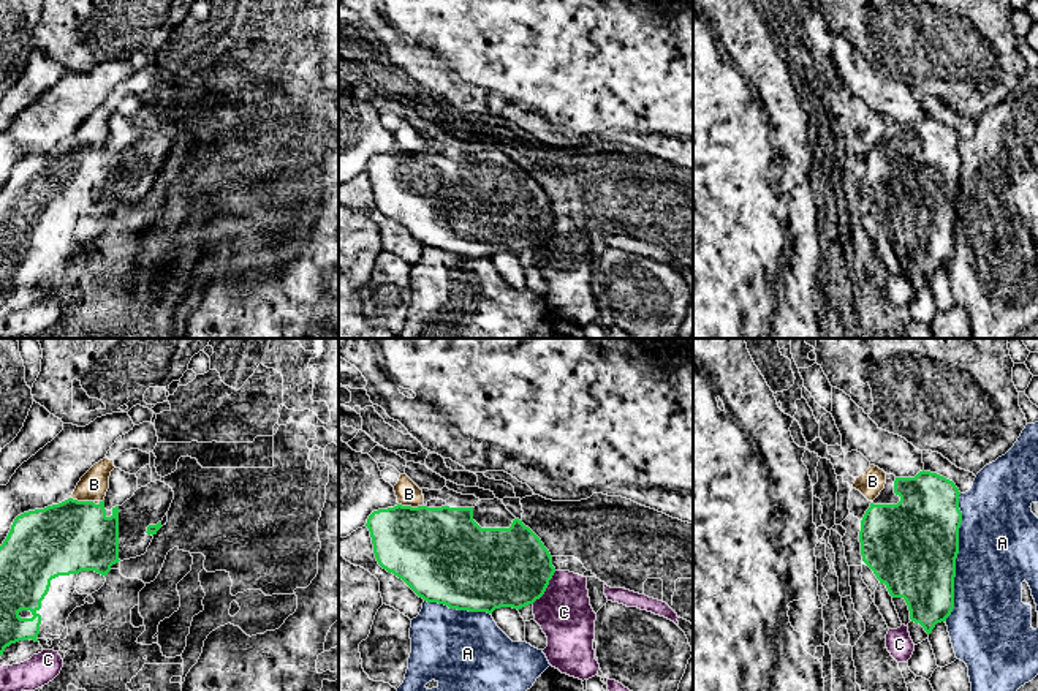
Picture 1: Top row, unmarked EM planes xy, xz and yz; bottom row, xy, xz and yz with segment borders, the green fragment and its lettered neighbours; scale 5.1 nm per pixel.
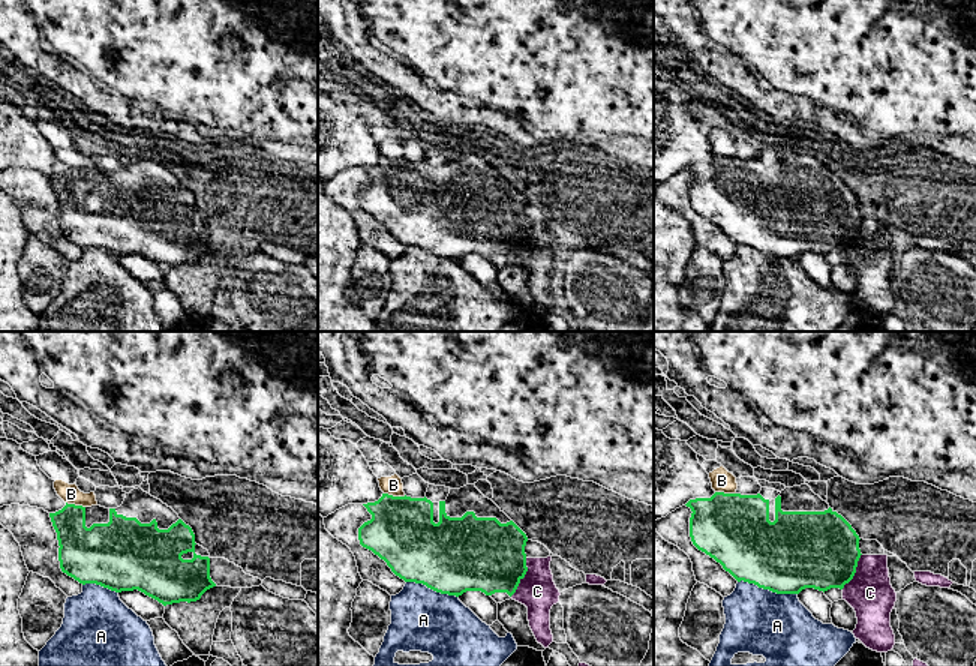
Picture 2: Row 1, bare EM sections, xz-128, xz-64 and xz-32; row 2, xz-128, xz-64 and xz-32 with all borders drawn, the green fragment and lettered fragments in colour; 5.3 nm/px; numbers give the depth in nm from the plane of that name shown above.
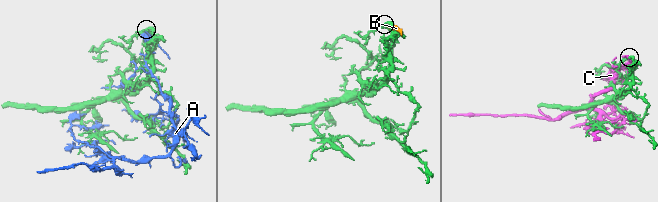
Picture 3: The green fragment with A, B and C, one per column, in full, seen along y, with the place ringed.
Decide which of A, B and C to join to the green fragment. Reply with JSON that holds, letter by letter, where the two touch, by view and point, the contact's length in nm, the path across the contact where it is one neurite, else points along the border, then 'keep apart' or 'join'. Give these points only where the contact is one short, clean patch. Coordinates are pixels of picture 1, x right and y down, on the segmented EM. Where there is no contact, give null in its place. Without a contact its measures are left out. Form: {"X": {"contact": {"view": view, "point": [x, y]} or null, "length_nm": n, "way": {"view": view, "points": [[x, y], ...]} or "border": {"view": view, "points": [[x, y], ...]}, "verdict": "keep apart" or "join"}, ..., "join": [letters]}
{"A": {"contact": {"view": "yz", "point": [956, 557]}, "length_nm": 650, "verdict": "keep apart"}, "B": {"contact": {"view": "xz", "point": [410, 506]}, "length_nm": 130, "verdict": "keep apart"}, "C": {"contact": {"view": "xz", "point": [546, 587]}, "length_nm": 200, "verdict": "keep apart"}, "join": []}

